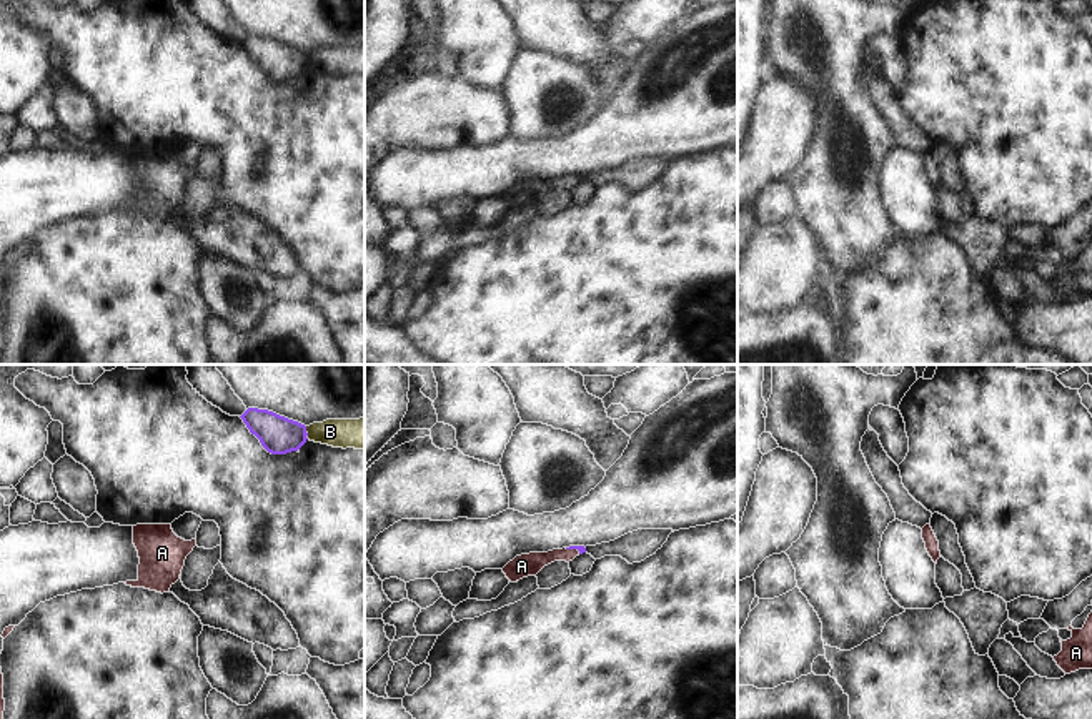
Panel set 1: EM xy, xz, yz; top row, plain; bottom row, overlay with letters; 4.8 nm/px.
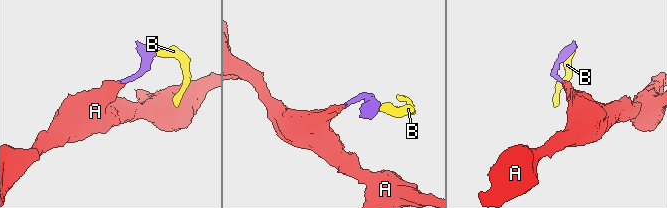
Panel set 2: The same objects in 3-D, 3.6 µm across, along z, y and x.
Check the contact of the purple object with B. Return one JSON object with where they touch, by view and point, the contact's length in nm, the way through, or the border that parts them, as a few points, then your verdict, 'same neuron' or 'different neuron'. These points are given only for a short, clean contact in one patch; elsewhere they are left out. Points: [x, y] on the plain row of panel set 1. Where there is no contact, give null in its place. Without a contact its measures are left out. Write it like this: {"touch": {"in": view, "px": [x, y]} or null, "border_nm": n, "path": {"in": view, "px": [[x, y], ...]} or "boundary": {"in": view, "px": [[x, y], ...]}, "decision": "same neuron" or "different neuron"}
{"touch": {"in": "xy", "px": [307, 60]}, "border_nm": 70, "boundary": {"in": "xy", "px": [[305, 54], [308, 65]]}, "decision": "different neuron"}

